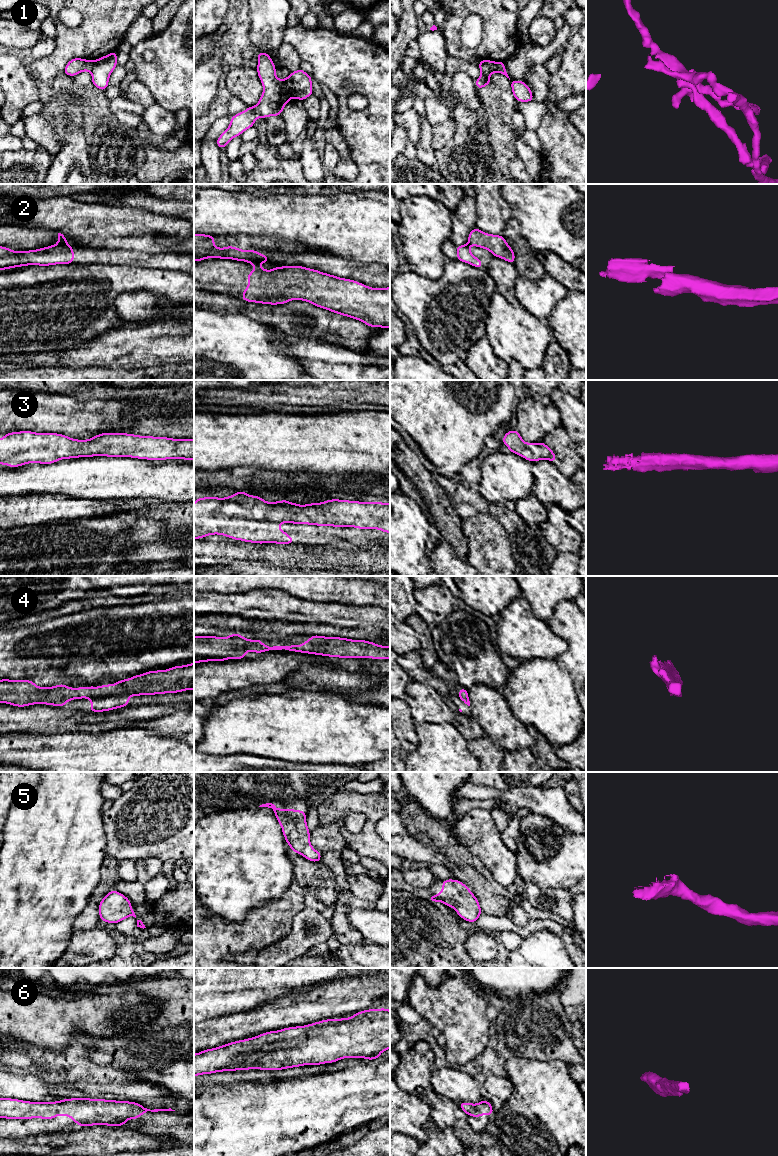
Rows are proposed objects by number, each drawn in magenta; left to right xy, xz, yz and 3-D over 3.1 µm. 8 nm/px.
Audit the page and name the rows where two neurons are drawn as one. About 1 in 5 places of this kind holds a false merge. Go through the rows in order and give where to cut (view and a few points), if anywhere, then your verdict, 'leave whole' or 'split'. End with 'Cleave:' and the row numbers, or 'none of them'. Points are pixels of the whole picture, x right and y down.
1: xz (283, 80), (287, 92), (292, 97) | split
2: xy (58, 243), (66, 245) | split
3: no cut | leave whole
4: no cut | leave whole
5: no cut | leave whole
6: no cut | leave whole
Cleave: 1, 2

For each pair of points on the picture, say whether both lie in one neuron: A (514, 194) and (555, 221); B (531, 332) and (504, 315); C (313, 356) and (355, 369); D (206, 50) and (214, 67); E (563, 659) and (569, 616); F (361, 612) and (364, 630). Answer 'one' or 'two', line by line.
A: one
B: one
C: one
D: two
E: one
F: two

